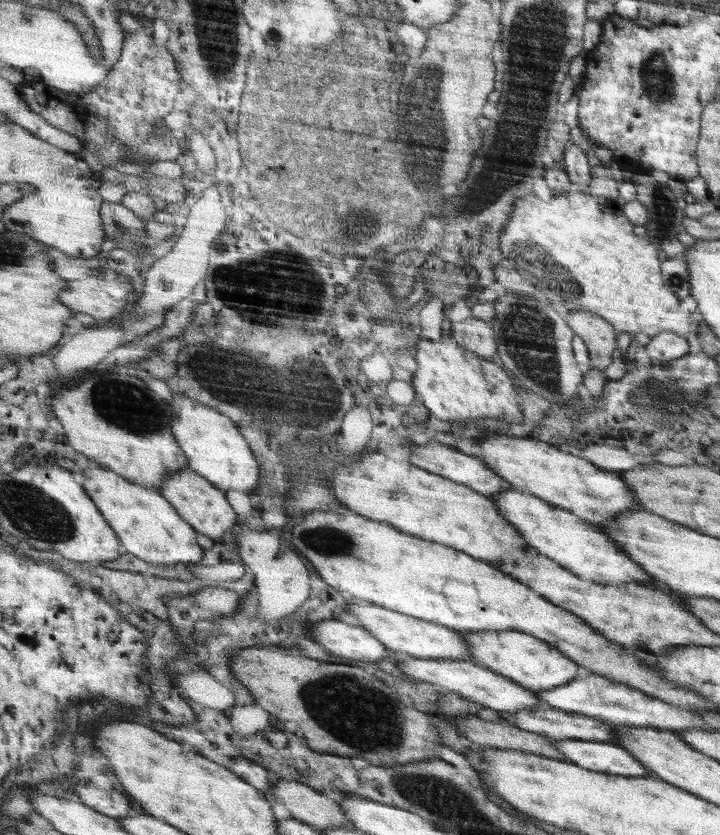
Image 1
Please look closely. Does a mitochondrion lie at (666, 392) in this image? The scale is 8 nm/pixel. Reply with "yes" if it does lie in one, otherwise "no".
yes

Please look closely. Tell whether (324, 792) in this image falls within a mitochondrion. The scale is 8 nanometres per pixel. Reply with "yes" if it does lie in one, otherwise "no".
no

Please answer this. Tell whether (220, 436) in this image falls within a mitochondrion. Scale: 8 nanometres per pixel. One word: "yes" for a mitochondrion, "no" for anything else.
no

